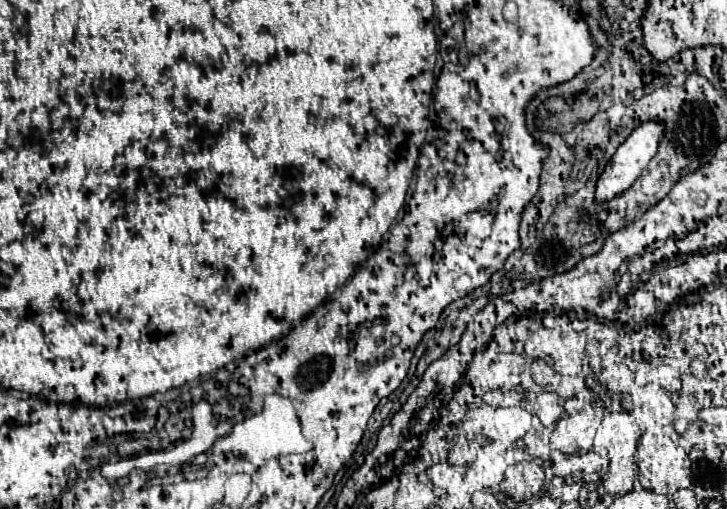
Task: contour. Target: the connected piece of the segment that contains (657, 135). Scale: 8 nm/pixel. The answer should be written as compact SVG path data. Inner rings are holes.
M648 120L644 124L640 124L626 140L624 144L618 146L618 150L614 152L614 156L610 158L610 162L606 164L602 176L598 178L596 184L596 200L598 202L606 202L612 200L614 196L622 194L626 188L630 188L634 184L634 180L642 174L642 170L648 166L648 162L652 160L652 156L658 152L658 144L662 142L664 136L664 128L662 128L662 120Z

